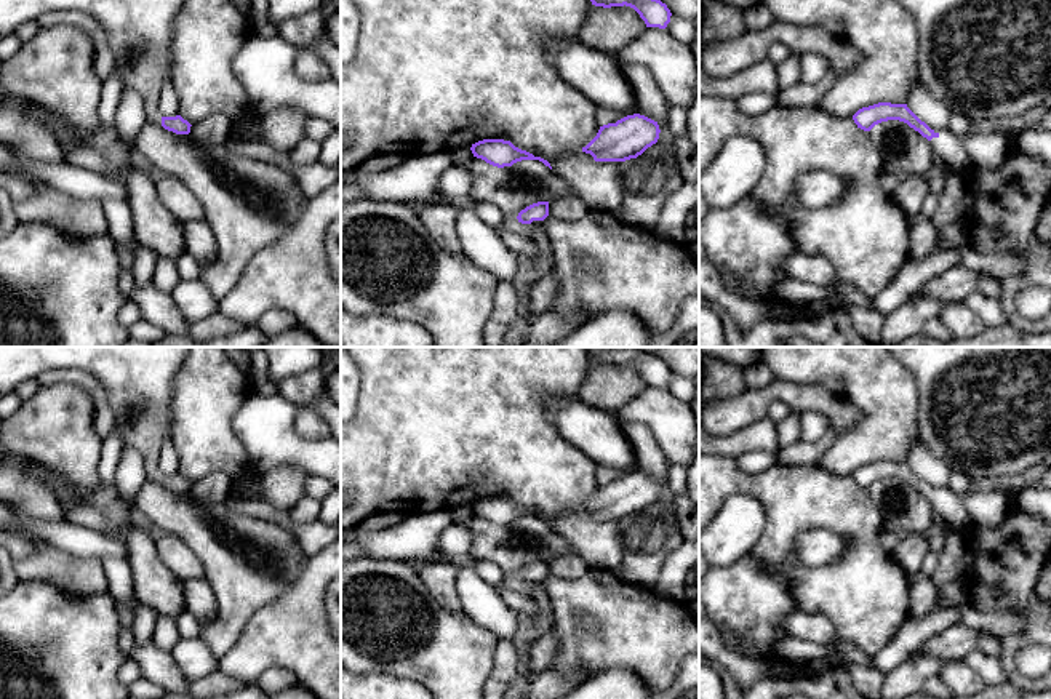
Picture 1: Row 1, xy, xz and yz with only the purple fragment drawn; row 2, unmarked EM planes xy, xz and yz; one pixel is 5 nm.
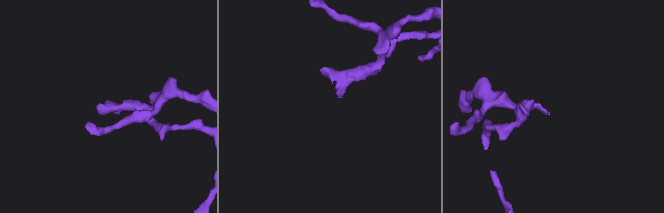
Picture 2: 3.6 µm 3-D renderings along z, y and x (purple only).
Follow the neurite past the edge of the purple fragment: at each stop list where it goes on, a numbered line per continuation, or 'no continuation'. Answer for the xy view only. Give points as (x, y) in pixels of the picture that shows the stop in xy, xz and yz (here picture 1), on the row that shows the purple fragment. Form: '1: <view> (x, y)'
1: xy (138, 31)

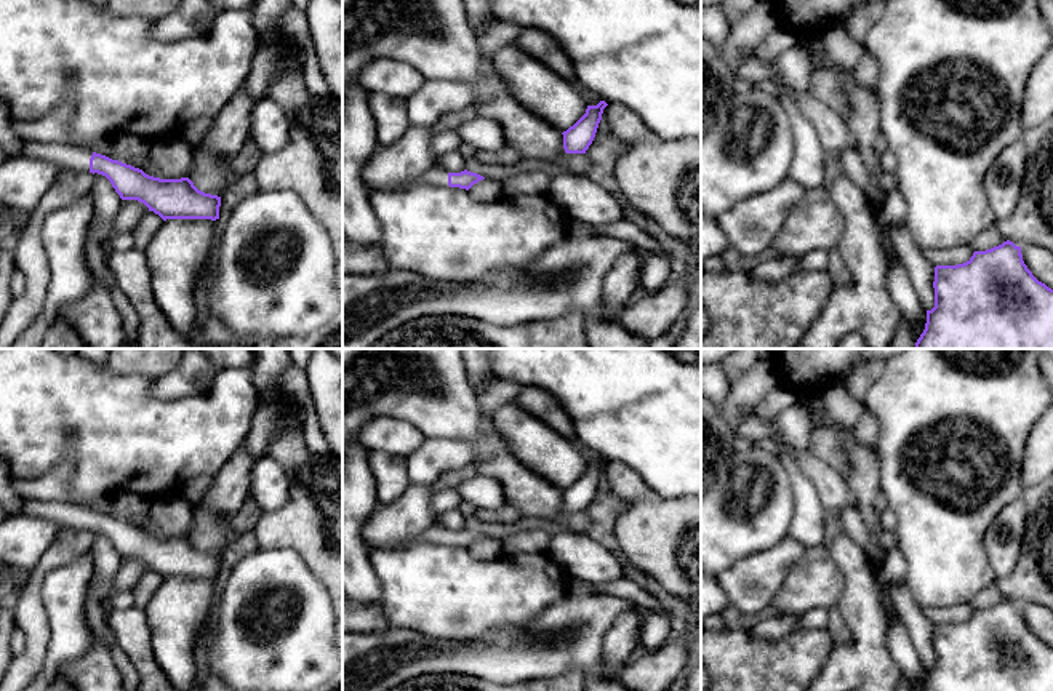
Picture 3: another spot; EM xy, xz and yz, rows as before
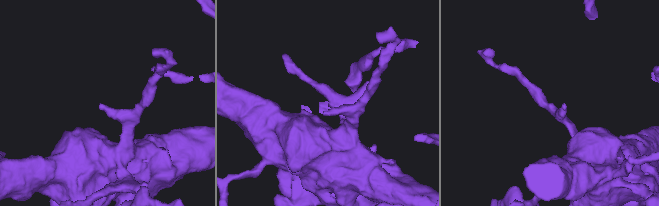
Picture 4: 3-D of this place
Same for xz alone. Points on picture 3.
1: xz (437, 176)

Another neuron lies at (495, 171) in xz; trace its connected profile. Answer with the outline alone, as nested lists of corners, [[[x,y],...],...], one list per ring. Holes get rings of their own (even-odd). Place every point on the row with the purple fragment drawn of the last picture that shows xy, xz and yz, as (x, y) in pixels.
[[[470,158],[466,162],[464,170],[470,173],[477,173],[483,178],[491,178],[499,181],[504,181],[509,176],[514,176],[515,173],[528,173],[528,171],[543,171],[551,178],[559,174],[568,174],[568,170],[563,166],[557,166],[541,160],[526,160],[526,158],[522,158],[520,162],[510,166],[486,165],[478,162],[477,158]]]

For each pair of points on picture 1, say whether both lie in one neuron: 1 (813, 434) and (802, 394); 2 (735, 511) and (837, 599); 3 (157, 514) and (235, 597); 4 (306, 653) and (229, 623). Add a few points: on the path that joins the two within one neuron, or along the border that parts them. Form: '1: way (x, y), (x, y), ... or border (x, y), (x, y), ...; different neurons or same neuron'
1: border (800, 411), (821, 411), (829, 419), (832, 434); different neurons
2: border (752, 496), (765, 514), (765, 530), (747, 554); different neurons
3: way (183, 520), (234, 571); same neuron
4: border (269, 602), (251, 616), (240, 637), (219, 658); different neurons

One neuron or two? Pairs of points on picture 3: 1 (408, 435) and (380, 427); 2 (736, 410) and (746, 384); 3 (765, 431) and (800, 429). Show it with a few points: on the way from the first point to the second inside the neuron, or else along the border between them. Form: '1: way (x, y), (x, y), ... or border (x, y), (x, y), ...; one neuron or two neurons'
1: way (402, 435), (386, 434); one neuron
2: way (738, 403), (746, 391); one neuron
3: way (773, 429), (792, 429); one neuron

